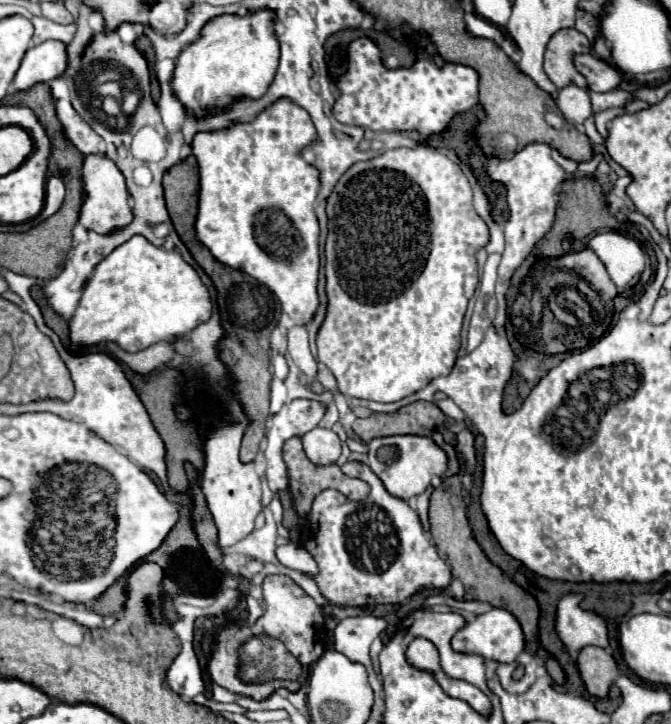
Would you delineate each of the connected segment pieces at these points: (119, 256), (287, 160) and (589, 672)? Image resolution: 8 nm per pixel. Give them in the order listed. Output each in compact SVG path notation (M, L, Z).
M136 235L136 237L132 237L130 241L126 241L124 245L116 247L116 249L94 269L94 275L92 275L92 279L88 279L88 285L86 285L86 289L84 289L84 293L82 293L82 299L80 299L80 303L78 303L78 309L76 309L74 317L70 319L70 339L72 339L72 349L80 349L80 347L84 347L84 345L98 345L98 343L106 343L106 341L116 341L120 347L124 347L126 351L132 351L132 353L134 353L134 351L142 351L142 349L146 349L146 347L150 347L150 345L154 345L154 343L168 341L168 339L172 339L172 337L190 333L190 331L196 329L200 323L206 323L210 317L212 317L210 291L208 291L208 287L202 283L202 279L200 279L200 275L196 273L196 269L184 261L184 257L180 255L180 251L176 251L176 249L166 251L164 247L152 245L146 237Z
M284 97L258 113L250 123L236 121L224 129L198 131L192 141L192 153L200 159L200 209L196 219L198 239L220 263L236 267L268 285L280 301L282 311L290 317L302 317L304 321L310 321L318 307L320 229L314 203L320 191L320 171L302 157L302 151L314 141L318 141L318 135L312 119L300 105Z
M584 647L578 653L576 663L578 663L580 675L588 693L598 699L608 697L610 685L614 683L618 675L616 659L602 647Z

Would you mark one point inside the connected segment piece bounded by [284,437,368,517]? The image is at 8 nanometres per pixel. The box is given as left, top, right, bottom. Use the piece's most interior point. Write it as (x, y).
(307, 480)

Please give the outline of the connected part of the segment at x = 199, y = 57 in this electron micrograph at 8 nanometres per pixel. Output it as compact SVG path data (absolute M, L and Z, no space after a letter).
M260 9L244 17L218 15L210 19L200 37L180 53L170 87L192 115L204 115L206 107L228 107L240 95L258 99L266 93L280 59L274 17L276 13L272 9Z

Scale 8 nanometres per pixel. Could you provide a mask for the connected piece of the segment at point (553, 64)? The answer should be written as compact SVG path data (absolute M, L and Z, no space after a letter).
M560 29L552 35L544 53L544 71L556 83L558 89L566 85L578 85L586 89L584 75L578 73L574 59L578 53L590 53L590 41L576 29Z

